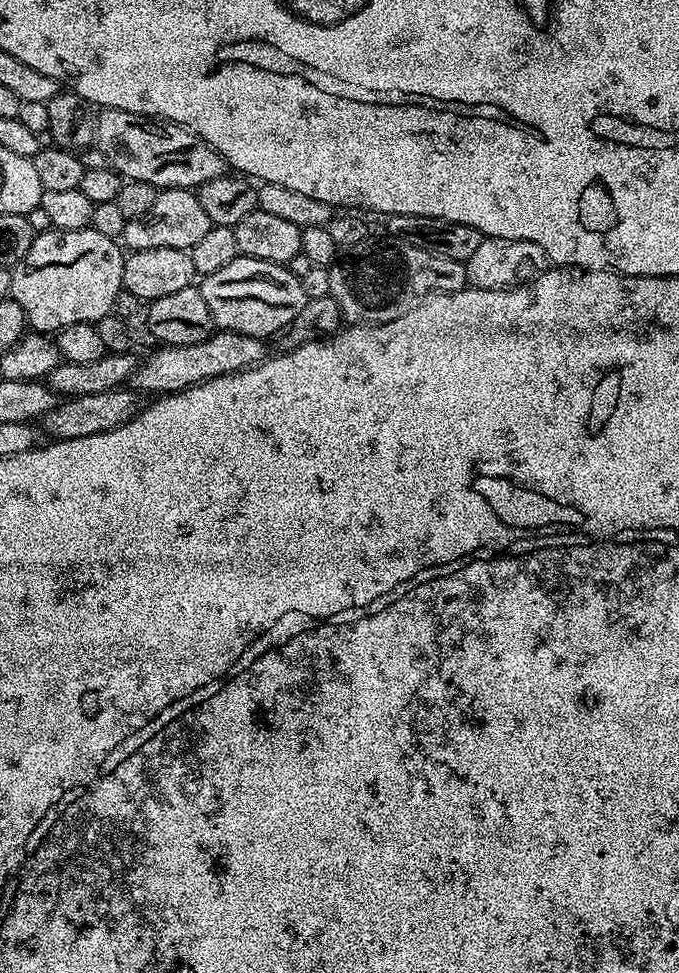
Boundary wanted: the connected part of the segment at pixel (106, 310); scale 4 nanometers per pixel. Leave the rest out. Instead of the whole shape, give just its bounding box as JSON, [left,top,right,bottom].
[10,227,125,334]

